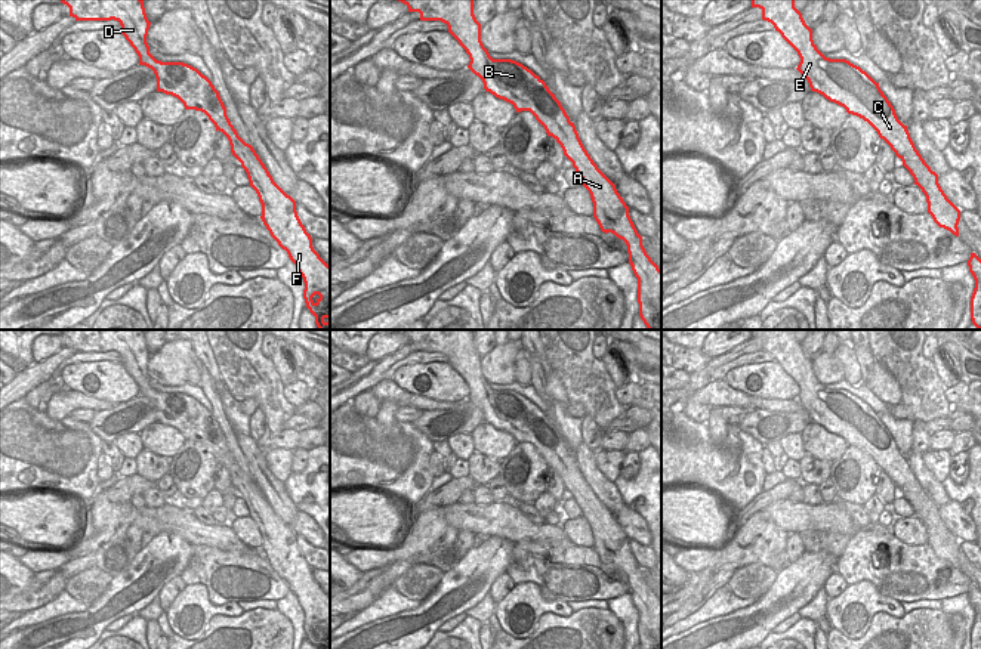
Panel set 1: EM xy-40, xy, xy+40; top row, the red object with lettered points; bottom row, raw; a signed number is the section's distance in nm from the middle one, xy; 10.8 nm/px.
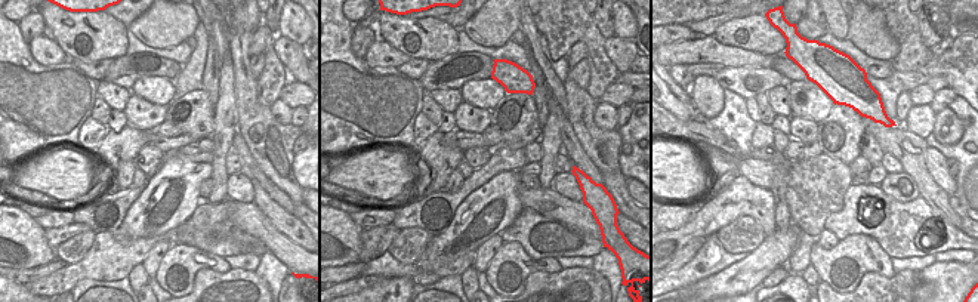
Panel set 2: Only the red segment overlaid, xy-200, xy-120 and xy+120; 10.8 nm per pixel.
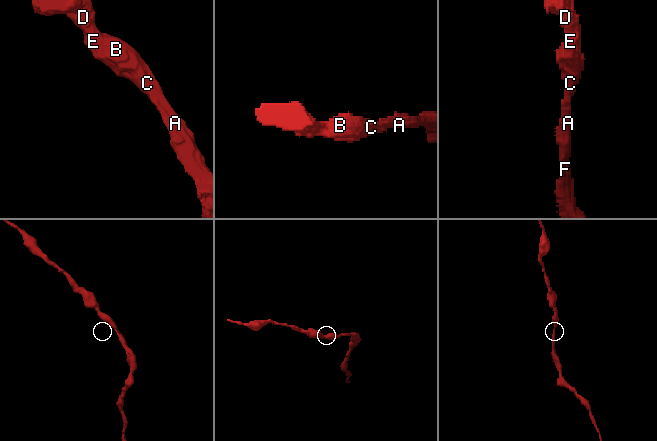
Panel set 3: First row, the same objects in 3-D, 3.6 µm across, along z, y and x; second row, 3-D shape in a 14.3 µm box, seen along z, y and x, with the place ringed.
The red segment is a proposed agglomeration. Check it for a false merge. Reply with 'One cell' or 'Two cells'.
One cell

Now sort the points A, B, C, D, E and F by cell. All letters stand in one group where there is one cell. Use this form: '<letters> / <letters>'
A B C D E F

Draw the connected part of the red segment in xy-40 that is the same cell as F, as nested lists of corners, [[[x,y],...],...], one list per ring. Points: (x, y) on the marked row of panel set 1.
[[[61,0],[75,21],[118,21],[121,34],[139,56],[139,65],[151,68],[157,92],[178,98],[185,109],[204,112],[231,145],[232,155],[246,170],[250,186],[262,204],[262,222],[278,245],[287,251],[303,278],[303,299],[320,330],[330,330],[330,266],[312,247],[312,238],[302,225],[296,201],[272,179],[252,145],[246,143],[231,124],[226,108],[212,81],[183,62],[161,62],[149,53],[146,35],[151,22],[144,0]]]

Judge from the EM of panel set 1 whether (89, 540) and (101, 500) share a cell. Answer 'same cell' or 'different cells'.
same cell

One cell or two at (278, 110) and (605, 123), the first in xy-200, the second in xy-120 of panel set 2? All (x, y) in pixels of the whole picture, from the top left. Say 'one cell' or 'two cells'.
one cell

